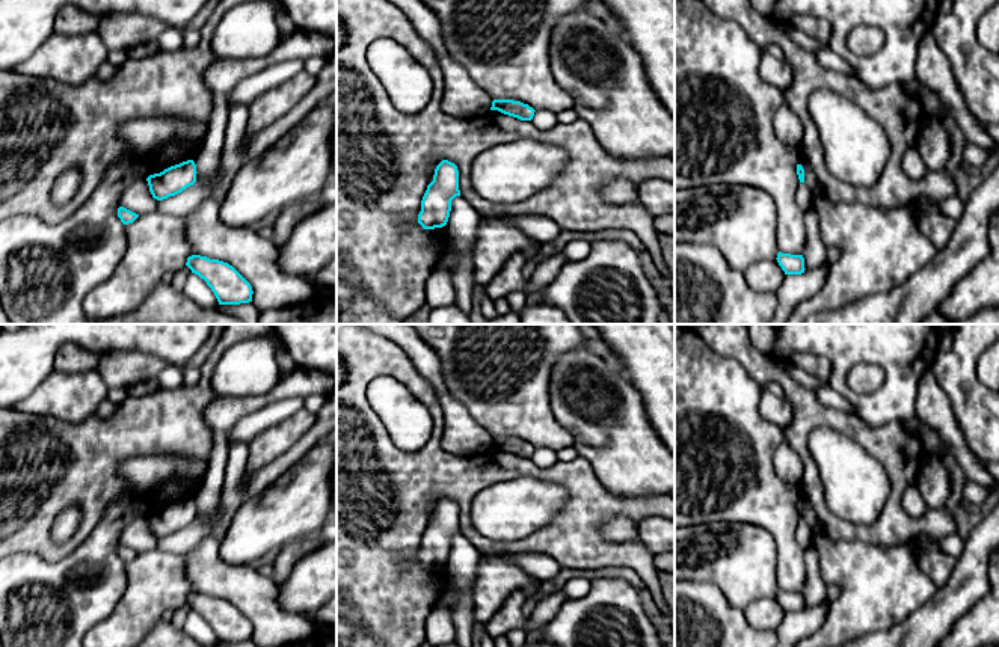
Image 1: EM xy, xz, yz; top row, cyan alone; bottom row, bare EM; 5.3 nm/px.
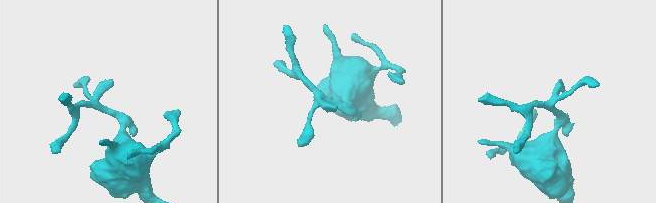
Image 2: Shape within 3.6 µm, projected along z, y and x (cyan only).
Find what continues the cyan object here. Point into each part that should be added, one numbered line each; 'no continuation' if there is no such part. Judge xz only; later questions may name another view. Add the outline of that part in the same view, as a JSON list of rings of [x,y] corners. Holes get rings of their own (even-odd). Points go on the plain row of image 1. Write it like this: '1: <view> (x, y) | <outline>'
no continuation

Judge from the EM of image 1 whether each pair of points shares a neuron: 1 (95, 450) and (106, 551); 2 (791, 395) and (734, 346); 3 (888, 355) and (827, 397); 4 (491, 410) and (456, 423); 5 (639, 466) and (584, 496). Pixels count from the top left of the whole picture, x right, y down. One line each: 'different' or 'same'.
1: different
2: same
3: different
4: different
5: different

